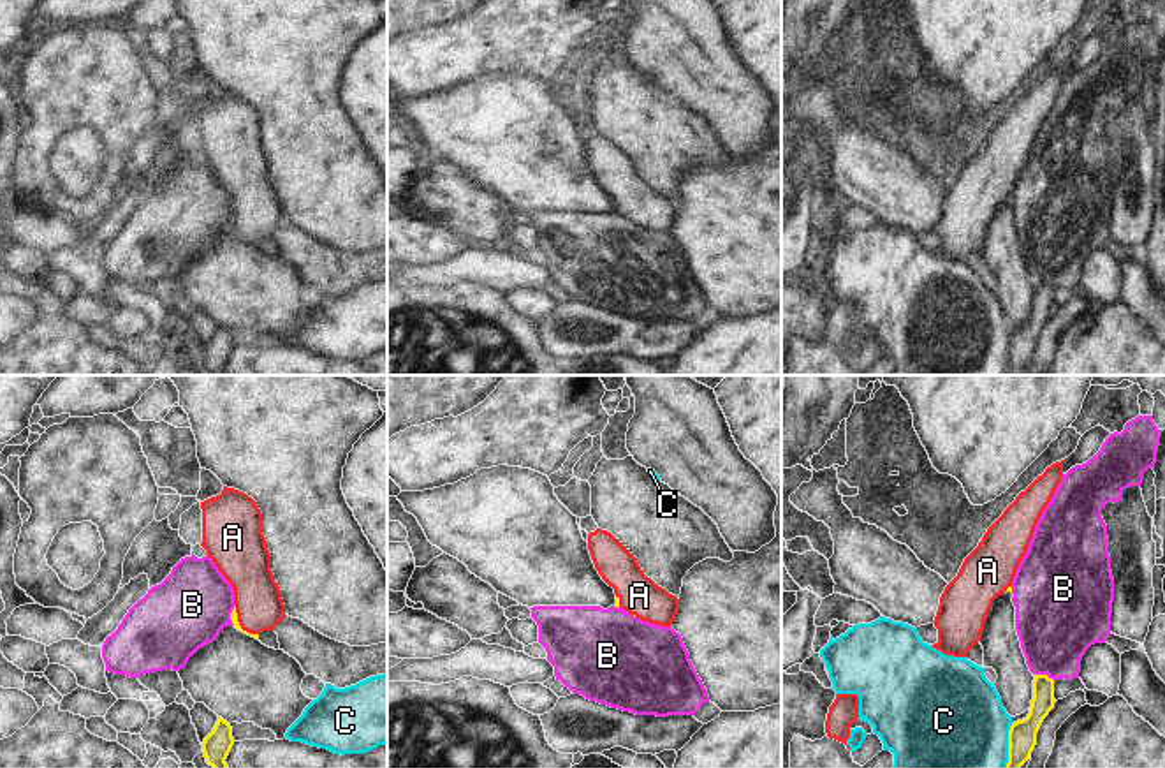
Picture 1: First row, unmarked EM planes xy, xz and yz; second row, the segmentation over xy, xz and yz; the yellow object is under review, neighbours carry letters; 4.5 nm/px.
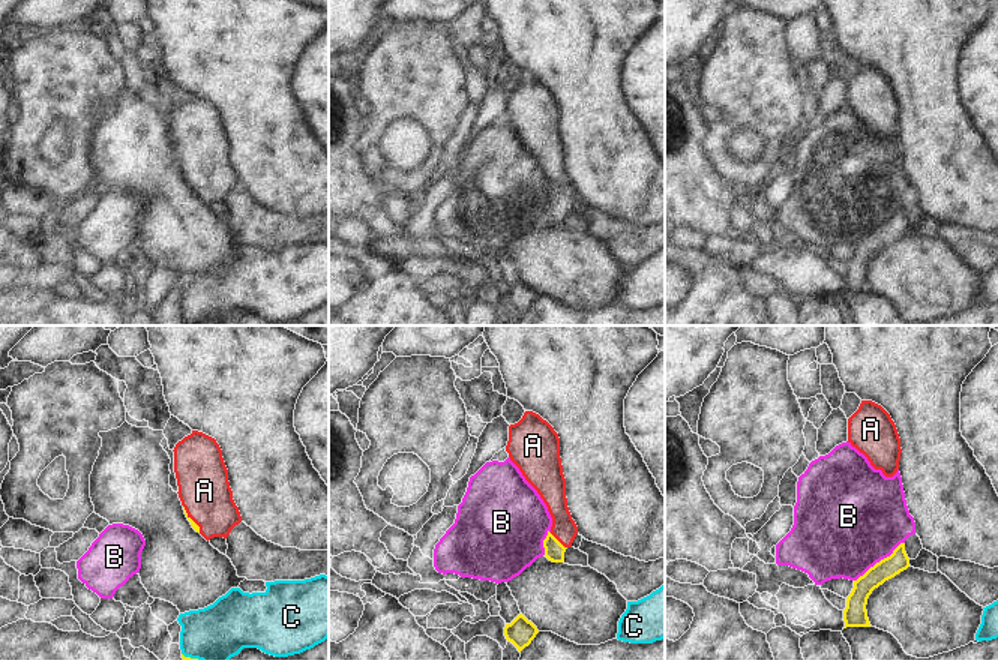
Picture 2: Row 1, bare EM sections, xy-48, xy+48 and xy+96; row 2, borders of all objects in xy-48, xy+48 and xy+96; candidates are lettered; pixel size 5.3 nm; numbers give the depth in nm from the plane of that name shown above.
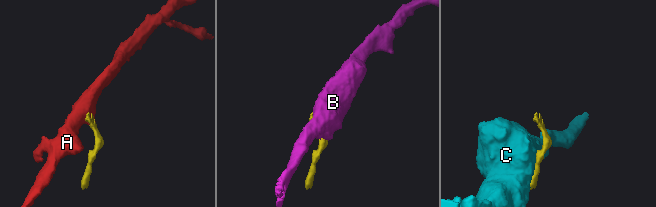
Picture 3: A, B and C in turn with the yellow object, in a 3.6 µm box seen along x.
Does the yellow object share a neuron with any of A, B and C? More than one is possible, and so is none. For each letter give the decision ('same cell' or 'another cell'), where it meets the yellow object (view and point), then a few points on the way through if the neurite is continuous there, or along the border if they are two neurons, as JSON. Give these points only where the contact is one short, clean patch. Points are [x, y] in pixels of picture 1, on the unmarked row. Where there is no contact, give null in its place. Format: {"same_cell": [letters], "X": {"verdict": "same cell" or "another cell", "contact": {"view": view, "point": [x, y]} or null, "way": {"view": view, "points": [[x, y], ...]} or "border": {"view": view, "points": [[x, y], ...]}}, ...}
{"same_cell": ["A"], "A": {"verdict": "same cell", "contact": {"view": "xy", "point": [238, 229]}, "way": {"view": "xy", "points": [[233, 221], [238, 229], [257, 210], [257, 203]]}}, "B": {"verdict": "another cell", "contact": {"view": "yz", "point": [1046, 280]}}, "C": {"verdict": "another cell", "contact": {"view": "yz", "point": [1009, 351]}}}

